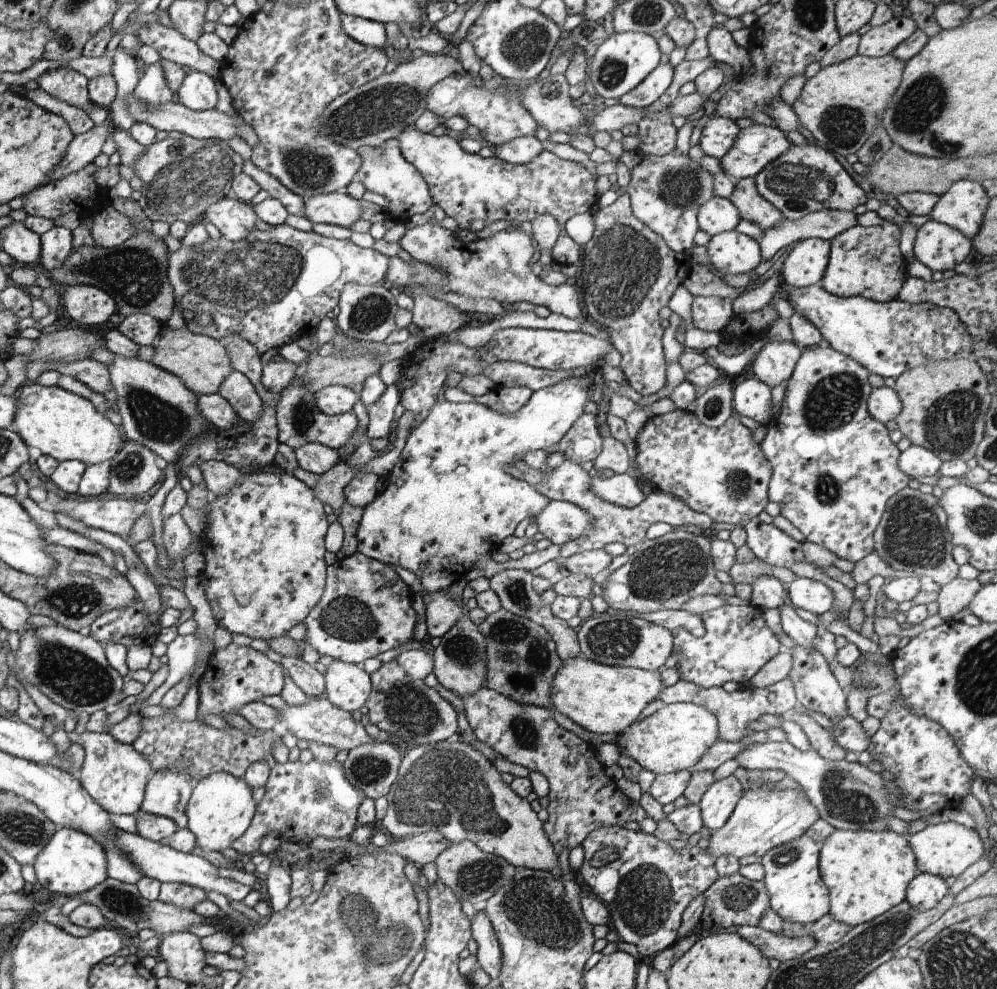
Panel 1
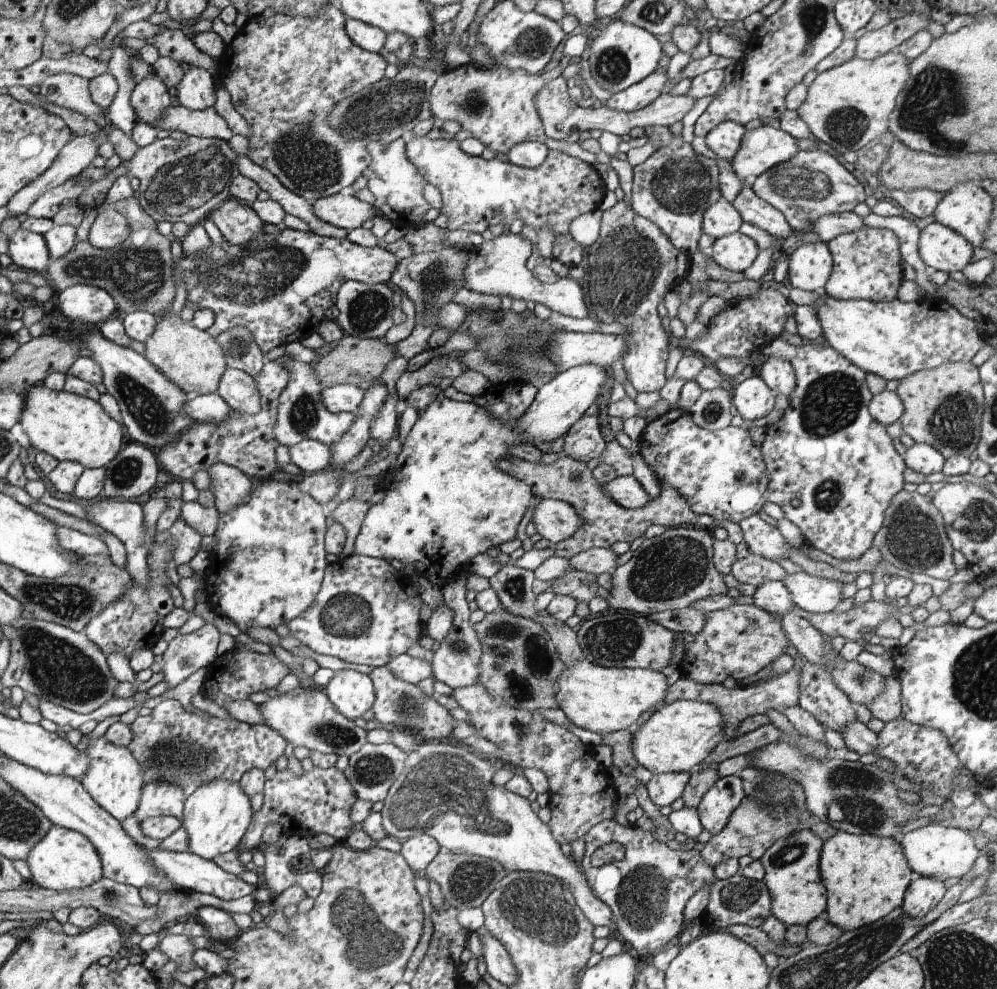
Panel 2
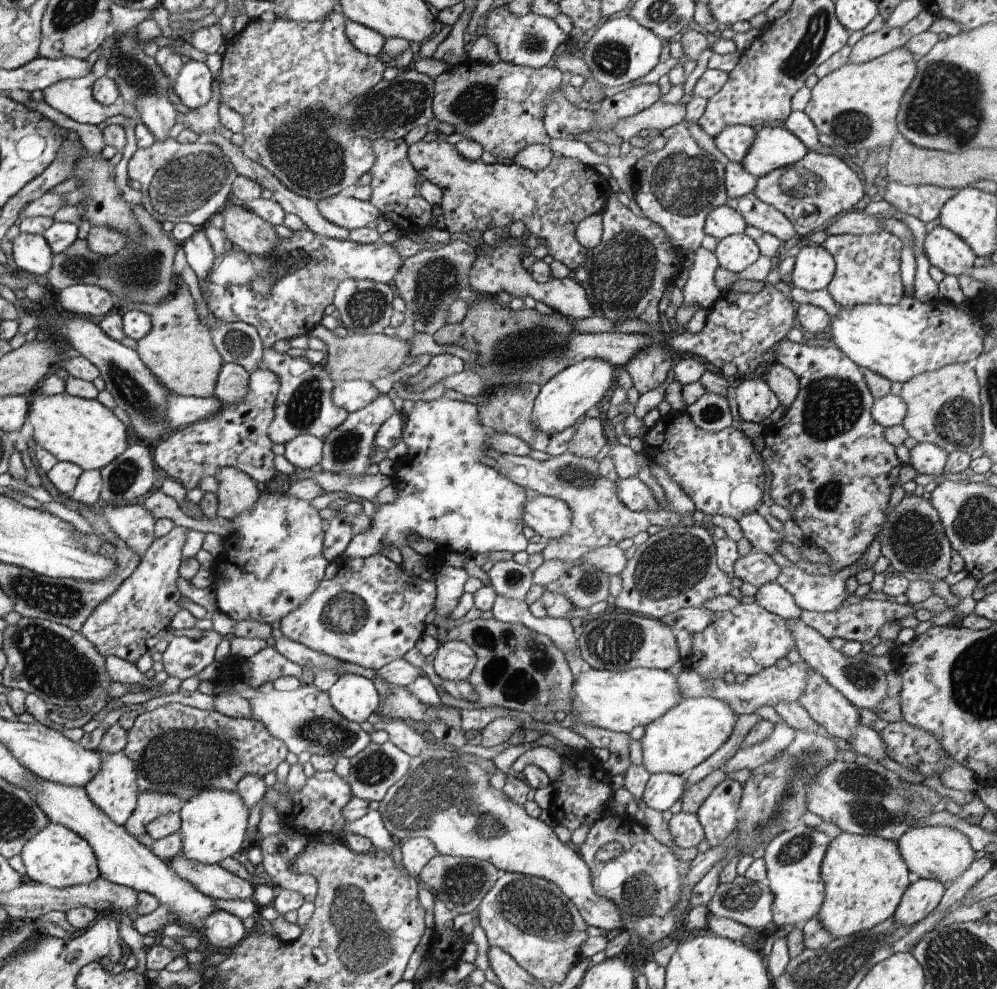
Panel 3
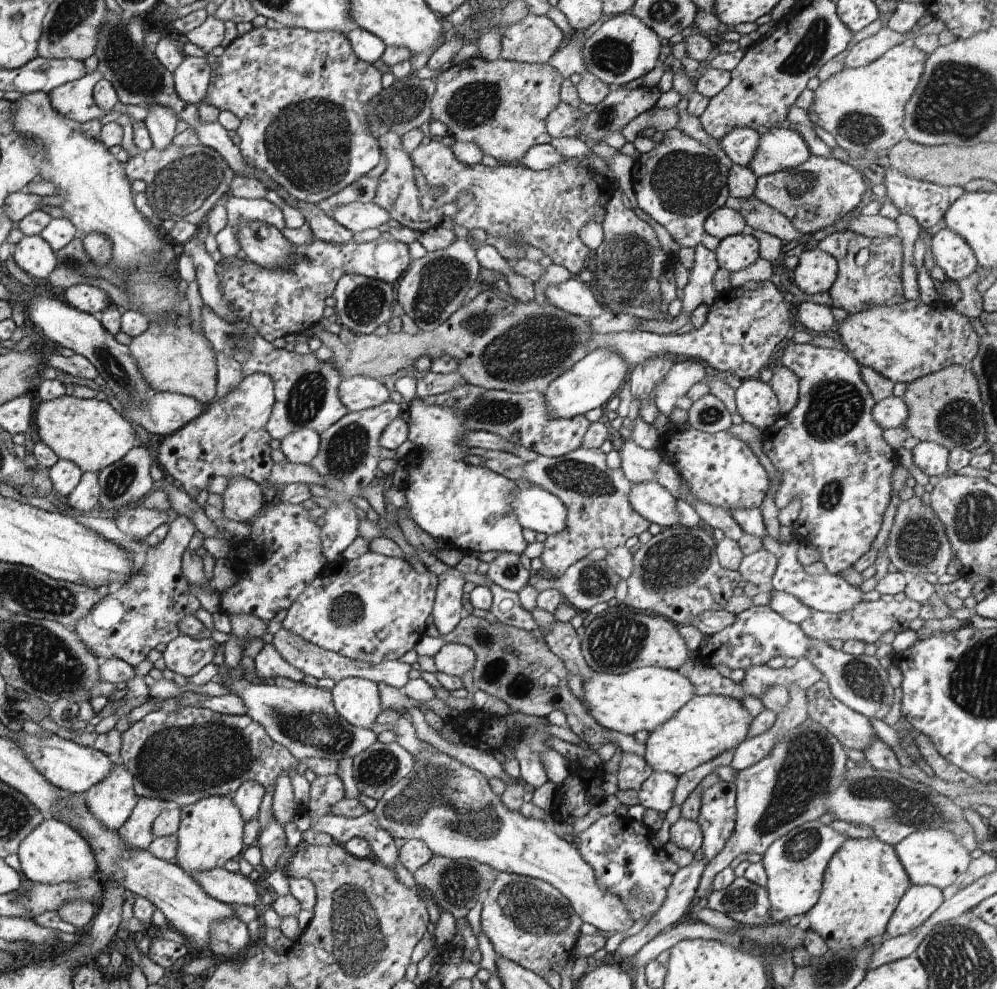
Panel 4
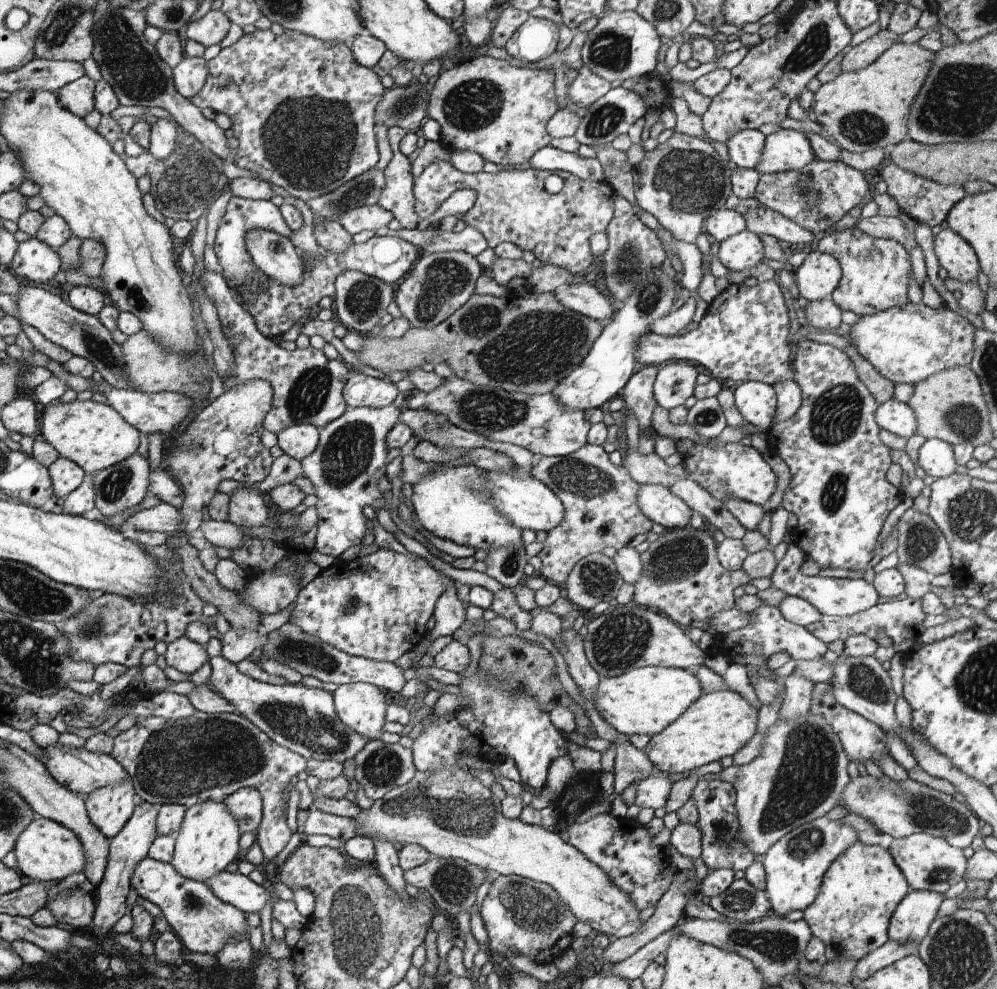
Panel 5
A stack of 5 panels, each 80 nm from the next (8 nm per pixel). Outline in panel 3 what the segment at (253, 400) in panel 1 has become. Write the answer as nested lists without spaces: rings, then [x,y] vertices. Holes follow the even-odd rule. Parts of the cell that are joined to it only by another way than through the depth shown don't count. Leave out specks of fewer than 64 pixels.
[[[223,362],[215,396],[225,404],[236,404],[248,394],[250,375],[238,364]]]

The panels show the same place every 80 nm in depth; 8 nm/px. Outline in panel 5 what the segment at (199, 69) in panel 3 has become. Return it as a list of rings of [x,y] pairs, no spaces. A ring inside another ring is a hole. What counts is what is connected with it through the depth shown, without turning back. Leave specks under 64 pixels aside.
[[[185,57],[173,69],[177,92],[185,99],[197,96],[209,79],[209,66],[204,58]]]

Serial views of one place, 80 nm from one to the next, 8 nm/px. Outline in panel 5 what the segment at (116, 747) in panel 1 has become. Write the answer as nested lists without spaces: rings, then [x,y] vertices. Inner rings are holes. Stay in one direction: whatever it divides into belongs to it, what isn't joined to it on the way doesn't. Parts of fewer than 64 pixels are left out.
[[[132,780],[99,787],[84,796],[86,811],[92,823],[108,839],[114,838],[129,823],[139,806]]]

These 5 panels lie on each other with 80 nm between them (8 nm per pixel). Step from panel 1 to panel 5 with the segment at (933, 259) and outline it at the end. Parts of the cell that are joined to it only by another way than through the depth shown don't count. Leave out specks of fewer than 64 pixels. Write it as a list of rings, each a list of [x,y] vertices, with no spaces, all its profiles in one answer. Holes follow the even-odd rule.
[[[949,228],[934,236],[936,257],[948,276],[964,284],[977,280],[981,267],[972,246]]]

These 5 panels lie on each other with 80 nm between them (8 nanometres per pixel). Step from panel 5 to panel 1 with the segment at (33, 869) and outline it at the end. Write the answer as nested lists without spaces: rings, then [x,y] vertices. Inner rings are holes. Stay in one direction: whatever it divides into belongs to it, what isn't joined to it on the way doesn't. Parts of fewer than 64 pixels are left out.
[[[57,826],[57,832],[34,862],[38,888],[47,893],[77,896],[98,886],[107,878],[106,854],[102,846],[85,833]]]

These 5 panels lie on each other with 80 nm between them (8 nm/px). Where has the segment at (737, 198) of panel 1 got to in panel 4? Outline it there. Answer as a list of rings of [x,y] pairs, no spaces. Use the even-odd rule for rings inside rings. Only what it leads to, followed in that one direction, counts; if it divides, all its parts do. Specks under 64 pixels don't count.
[[[756,196],[740,200],[739,212],[745,219],[747,227],[772,234],[780,238],[784,244],[793,240],[804,242],[806,239],[784,214],[761,202]]]

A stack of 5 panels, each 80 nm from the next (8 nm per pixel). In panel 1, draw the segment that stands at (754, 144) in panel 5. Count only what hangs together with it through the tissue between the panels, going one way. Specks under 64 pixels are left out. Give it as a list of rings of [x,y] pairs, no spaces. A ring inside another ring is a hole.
[[[712,118],[704,128],[700,138],[700,148],[707,156],[721,159],[736,144],[740,128],[734,121],[724,118]]]

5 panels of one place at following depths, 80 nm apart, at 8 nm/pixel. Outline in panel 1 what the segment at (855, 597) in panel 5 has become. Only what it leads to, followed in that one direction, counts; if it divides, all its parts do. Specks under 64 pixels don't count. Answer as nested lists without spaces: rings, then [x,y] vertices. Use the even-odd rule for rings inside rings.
[[[796,578],[788,587],[788,597],[800,610],[822,615],[832,610],[834,594],[822,582],[809,578]]]

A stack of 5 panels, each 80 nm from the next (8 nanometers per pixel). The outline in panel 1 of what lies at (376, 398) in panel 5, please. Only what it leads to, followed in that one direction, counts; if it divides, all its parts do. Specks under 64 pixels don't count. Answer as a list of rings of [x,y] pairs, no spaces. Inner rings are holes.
[[[328,386],[314,393],[318,410],[327,416],[340,415],[353,409],[360,395],[344,386]]]

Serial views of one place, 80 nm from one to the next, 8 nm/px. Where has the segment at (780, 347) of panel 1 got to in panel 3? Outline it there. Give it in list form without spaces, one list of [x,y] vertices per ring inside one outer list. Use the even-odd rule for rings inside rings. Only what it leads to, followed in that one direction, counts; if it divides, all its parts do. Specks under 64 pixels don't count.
[[[776,361],[764,375],[766,375],[766,384],[776,394],[778,401],[782,405],[790,407],[798,397],[800,388],[794,372]]]

